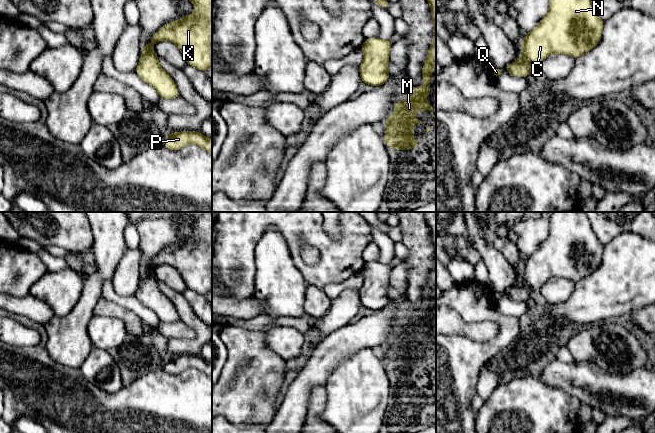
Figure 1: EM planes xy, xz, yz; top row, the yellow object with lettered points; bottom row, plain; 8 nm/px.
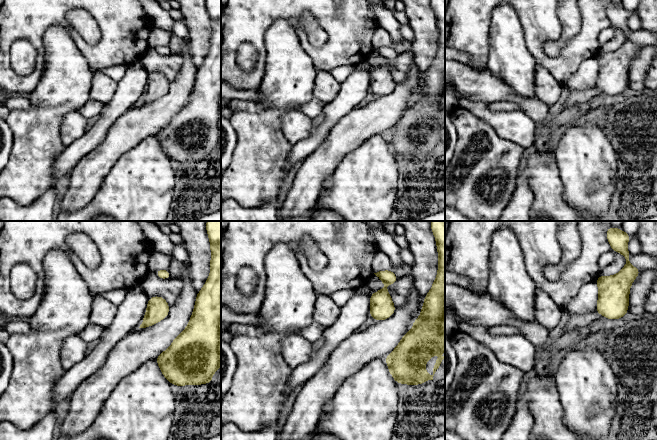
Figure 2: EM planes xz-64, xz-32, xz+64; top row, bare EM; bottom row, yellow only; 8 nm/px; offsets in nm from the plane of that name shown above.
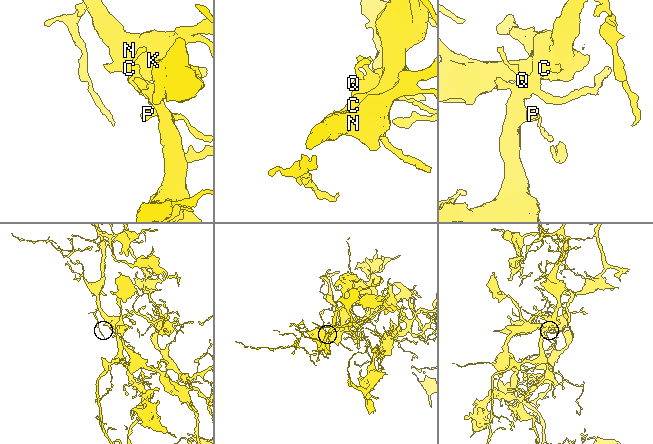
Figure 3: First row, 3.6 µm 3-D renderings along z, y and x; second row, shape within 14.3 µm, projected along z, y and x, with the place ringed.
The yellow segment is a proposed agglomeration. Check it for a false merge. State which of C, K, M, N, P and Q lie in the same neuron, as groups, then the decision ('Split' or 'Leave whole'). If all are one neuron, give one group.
Groups: C K M N P Q. Leave whole

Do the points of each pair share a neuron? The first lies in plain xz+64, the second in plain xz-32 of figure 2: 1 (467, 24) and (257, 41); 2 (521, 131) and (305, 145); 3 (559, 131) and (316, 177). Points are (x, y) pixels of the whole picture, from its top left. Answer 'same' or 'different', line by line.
1: same
2: different
3: same

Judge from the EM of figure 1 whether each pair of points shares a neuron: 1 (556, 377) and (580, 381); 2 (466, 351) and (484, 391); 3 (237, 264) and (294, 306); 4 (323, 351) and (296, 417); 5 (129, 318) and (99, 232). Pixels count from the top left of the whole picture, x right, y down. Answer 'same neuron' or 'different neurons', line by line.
1: same neuron
2: different neurons
3: different neurons
4: same neuron
5: different neurons

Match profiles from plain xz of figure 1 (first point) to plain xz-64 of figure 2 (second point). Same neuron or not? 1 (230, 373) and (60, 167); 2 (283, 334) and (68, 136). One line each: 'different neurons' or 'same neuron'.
1: different neurons
2: same neuron

